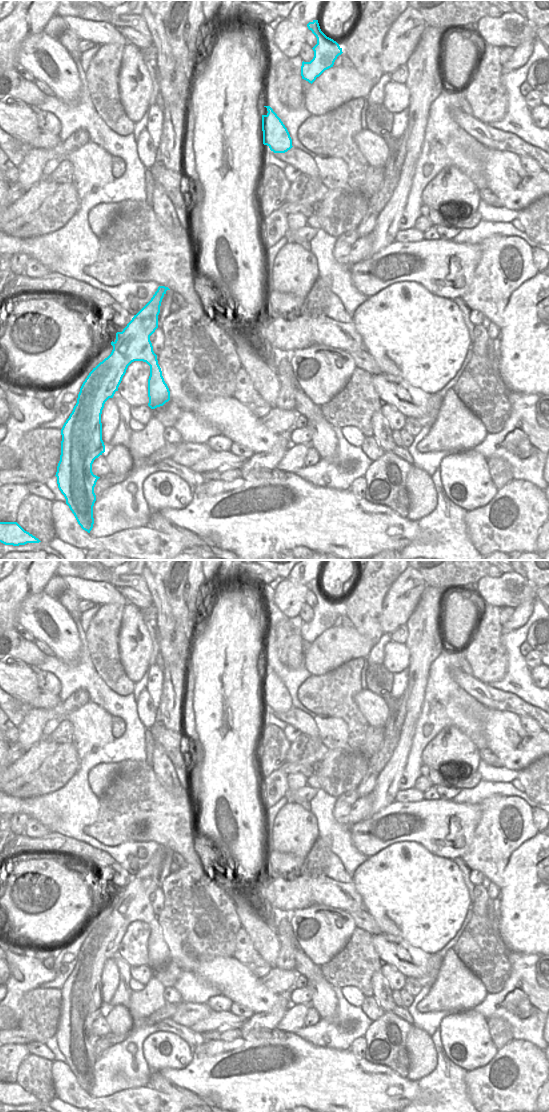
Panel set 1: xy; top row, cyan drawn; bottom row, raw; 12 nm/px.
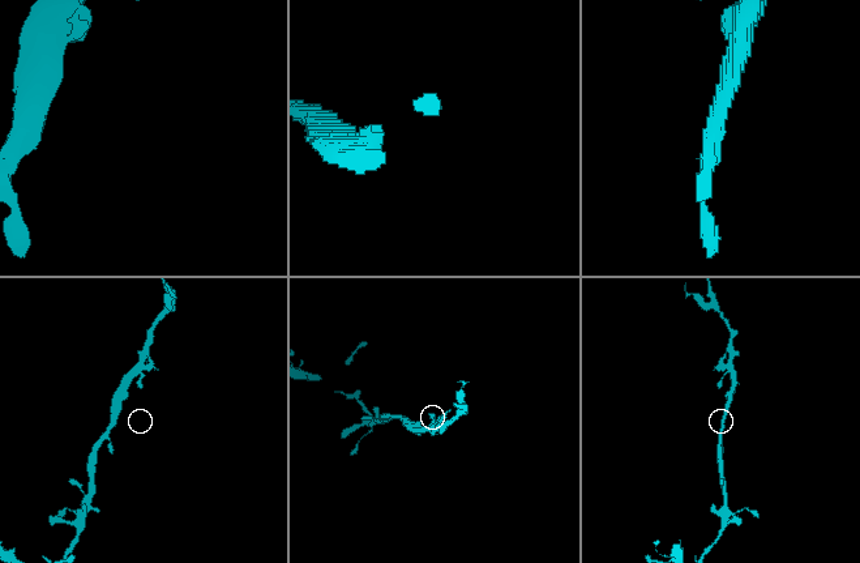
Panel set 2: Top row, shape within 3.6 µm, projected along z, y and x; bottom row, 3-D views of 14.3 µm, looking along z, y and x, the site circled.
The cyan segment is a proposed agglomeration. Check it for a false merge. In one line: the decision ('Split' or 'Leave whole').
Leave whole.

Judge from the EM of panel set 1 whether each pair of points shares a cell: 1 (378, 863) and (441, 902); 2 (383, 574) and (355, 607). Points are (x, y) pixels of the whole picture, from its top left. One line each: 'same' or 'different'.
1: same
2: same

